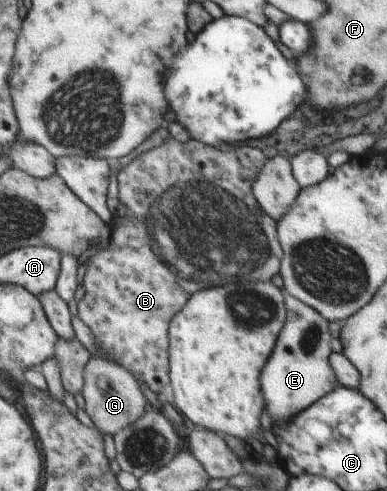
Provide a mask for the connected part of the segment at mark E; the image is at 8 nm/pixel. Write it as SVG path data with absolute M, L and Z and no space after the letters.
M288 294L285 296L287 318L279 333L268 361L260 375L265 408L276 422L285 426L293 415L306 409L316 399L330 393L338 386L329 357L333 351L329 321L315 309Z

